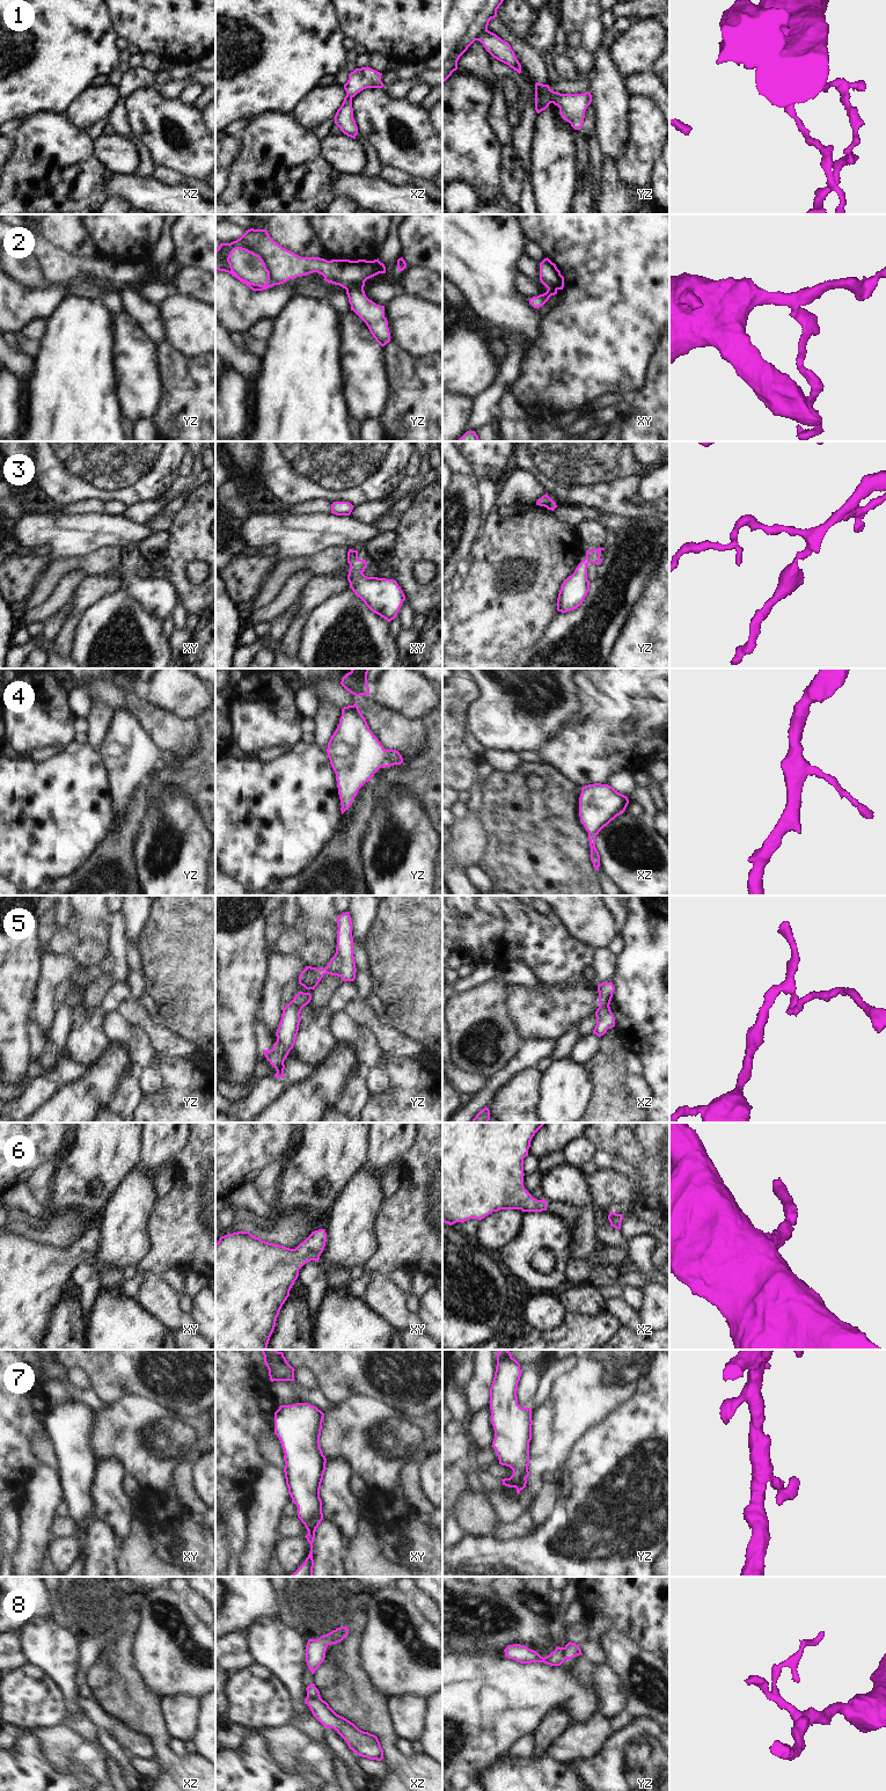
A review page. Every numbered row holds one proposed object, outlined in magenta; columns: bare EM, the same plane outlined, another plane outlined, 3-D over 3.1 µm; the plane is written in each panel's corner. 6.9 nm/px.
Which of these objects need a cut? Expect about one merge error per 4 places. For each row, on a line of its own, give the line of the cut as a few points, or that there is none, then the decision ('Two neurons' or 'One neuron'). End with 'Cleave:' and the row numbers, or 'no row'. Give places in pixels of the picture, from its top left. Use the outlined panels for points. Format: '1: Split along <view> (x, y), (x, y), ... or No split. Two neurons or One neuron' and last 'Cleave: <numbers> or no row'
1: No split. One neuron
2: Split along yz (363, 286), (351, 286), (346, 290). Two neurons
3: No split. One neuron
4: No split. One neuron
5: Split along xz (600, 1004), (608, 1006). Two neurons
6: No split. One neuron
7: No split. One neuron
8: Split along xz (307, 1696), (321, 1698). Two neurons
Cleave: 2, 5, 8.

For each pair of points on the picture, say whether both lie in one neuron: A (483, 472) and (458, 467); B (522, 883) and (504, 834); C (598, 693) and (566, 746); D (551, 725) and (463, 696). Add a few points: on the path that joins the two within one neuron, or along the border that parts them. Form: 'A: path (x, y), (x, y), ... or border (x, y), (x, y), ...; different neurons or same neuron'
A: path (477, 470), (468, 470), (463, 467); same neuron
B: path (522, 871), (522, 853), (515, 846); same neuron
C: path (598, 706), (598, 715), (579, 733); same neuron
D: border (474, 680), (481, 695), (471, 704), (468, 719); different neurons

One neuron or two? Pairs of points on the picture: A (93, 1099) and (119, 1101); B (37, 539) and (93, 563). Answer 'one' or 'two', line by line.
A: two
B: two

